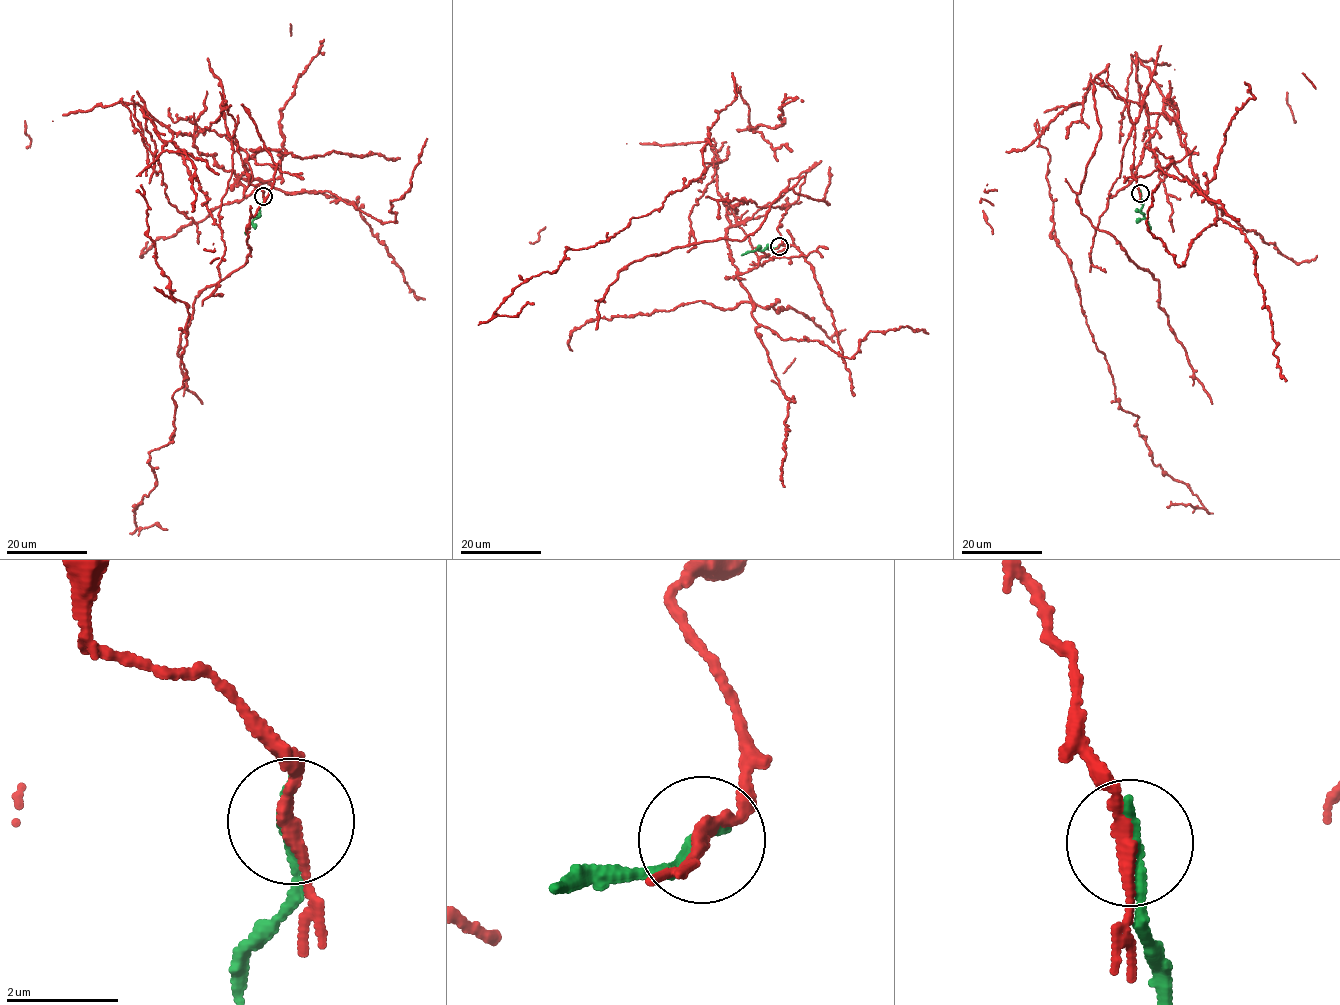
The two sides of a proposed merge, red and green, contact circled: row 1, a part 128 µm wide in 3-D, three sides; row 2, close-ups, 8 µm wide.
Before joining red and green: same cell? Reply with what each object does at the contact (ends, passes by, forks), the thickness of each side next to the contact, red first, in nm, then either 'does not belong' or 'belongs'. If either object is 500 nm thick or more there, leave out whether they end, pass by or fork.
red passes by; green ends; calibres 200 and 200 nm; does not belong

